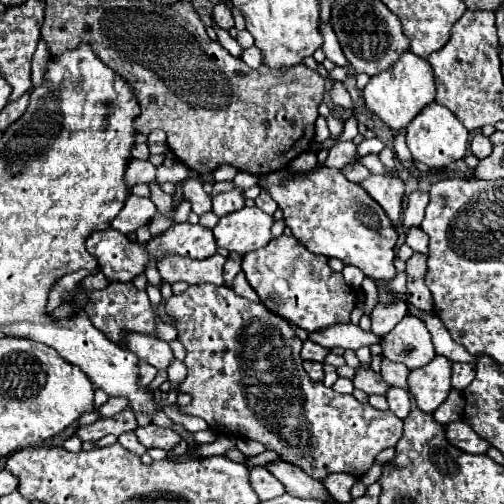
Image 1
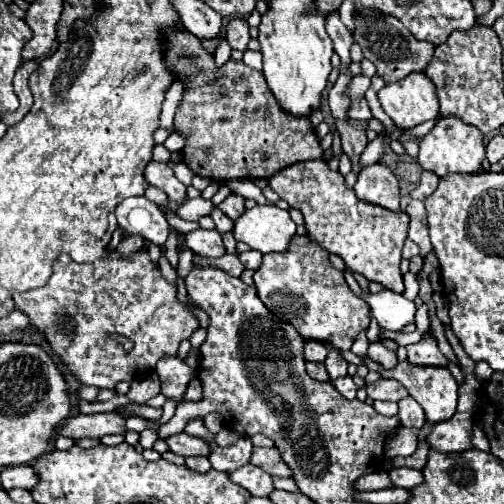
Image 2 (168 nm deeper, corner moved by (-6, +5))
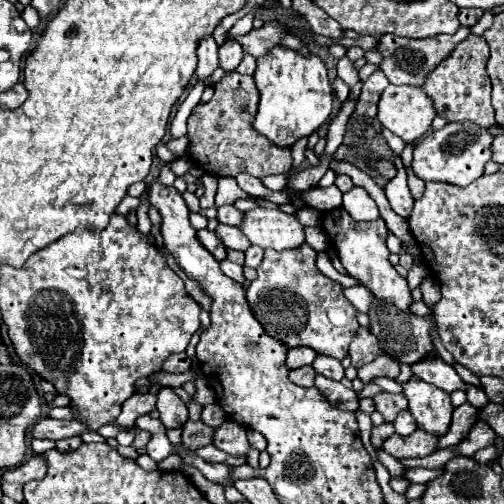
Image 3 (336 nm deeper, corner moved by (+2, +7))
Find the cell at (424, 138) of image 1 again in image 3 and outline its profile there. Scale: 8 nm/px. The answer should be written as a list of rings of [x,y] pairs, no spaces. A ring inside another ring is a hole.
[[[472,121],[448,123],[442,129],[430,131],[414,145],[414,175],[422,181],[442,181],[456,187],[468,187],[472,181],[484,175],[484,167],[492,159],[492,141],[494,137],[490,131],[478,127]]]

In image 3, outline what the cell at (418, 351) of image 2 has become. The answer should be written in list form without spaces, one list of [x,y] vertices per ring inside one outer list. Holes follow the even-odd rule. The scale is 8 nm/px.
[[[440,357],[416,363],[416,365],[412,365],[412,371],[418,379],[432,383],[438,389],[444,389],[446,393],[452,393],[456,389],[466,391],[466,383],[460,379],[460,375],[454,371],[454,367],[444,363]]]

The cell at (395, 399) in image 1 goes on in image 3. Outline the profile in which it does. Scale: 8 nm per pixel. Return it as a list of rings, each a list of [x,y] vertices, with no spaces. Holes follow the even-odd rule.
[[[408,409],[402,411],[402,413],[396,417],[394,429],[396,429],[398,435],[410,435],[410,433],[414,433],[414,431],[418,429],[418,427],[416,427],[416,421],[414,421],[414,417],[412,417],[412,413],[410,413]]]

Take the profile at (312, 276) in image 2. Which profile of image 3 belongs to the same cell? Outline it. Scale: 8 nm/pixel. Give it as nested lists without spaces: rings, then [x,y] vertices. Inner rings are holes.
[[[304,243],[300,249],[288,249],[288,251],[266,249],[264,259],[256,271],[258,271],[258,277],[248,285],[246,299],[254,317],[260,321],[260,325],[270,337],[276,337],[288,349],[310,347],[318,355],[328,355],[338,361],[342,361],[348,355],[348,345],[356,333],[356,327],[360,327],[356,321],[356,309],[342,295],[340,283],[330,281],[316,269],[316,251],[312,247]]]

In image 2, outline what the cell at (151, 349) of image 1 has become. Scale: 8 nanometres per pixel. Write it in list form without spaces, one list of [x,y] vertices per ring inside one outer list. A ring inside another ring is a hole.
[[[164,355],[164,359],[160,359],[156,363],[154,371],[160,375],[162,393],[166,397],[174,397],[178,401],[182,401],[182,395],[186,391],[188,381],[196,375],[194,369],[190,369],[184,363],[184,359],[180,359],[178,355]]]

